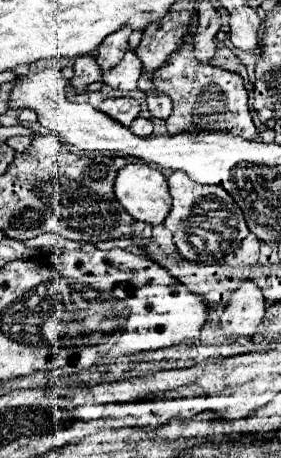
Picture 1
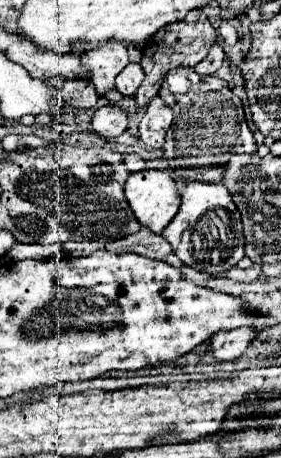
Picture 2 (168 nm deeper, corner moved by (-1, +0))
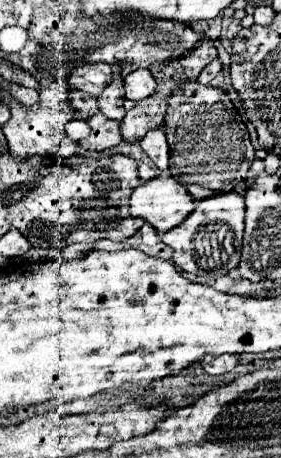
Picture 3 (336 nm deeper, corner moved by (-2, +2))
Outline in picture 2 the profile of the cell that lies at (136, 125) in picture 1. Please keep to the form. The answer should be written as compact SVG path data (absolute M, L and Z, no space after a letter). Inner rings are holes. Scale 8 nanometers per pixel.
M154 98L146 114L140 122L140 140L148 148L162 148L164 146L164 136L172 124L172 110L162 102L162 98Z

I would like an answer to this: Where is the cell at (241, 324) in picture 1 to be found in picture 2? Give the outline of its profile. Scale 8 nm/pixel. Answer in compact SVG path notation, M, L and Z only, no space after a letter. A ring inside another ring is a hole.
M246 326L238 330L218 330L218 334L212 338L216 360L236 360L254 338L256 330L250 330Z

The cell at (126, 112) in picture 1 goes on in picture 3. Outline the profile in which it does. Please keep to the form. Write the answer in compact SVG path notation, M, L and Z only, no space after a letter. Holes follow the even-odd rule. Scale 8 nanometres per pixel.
M101 112L91 116L87 122L89 122L89 128L91 128L91 134L87 138L79 140L79 146L83 146L85 150L103 152L103 150L109 150L109 148L113 148L121 142L119 122L107 120Z

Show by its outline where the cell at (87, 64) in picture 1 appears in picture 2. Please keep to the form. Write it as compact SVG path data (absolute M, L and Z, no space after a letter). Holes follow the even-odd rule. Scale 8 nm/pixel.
M72 78L65 80L60 88L60 100L73 108L92 108L96 105L98 94L90 80Z

